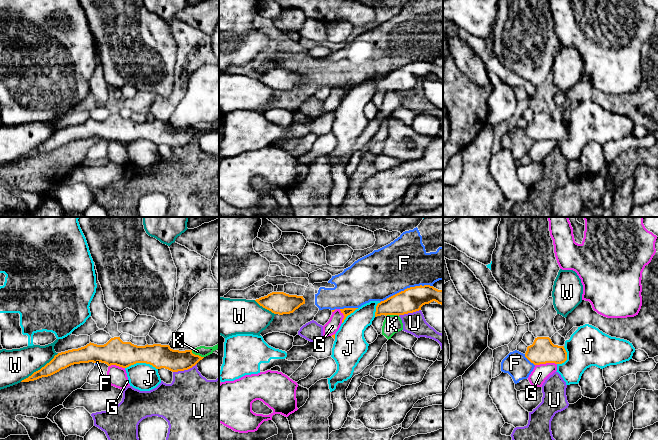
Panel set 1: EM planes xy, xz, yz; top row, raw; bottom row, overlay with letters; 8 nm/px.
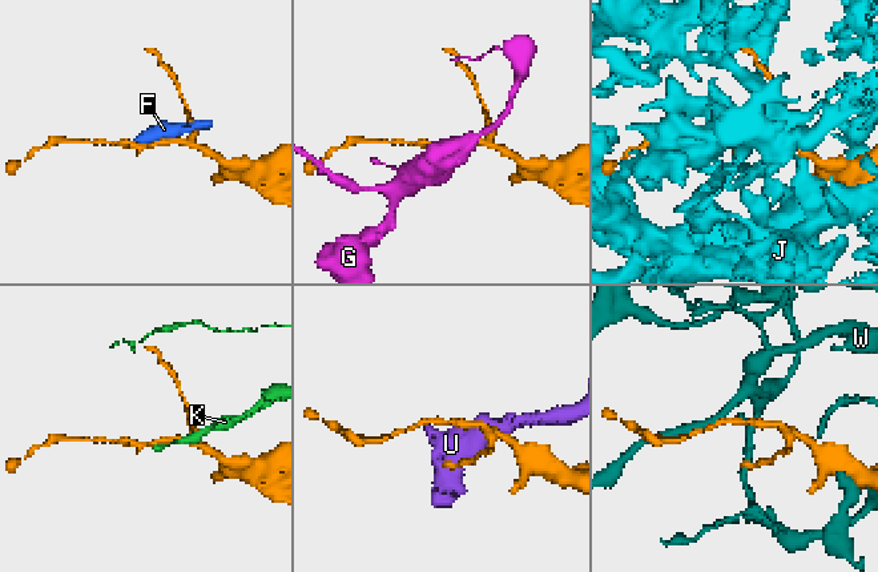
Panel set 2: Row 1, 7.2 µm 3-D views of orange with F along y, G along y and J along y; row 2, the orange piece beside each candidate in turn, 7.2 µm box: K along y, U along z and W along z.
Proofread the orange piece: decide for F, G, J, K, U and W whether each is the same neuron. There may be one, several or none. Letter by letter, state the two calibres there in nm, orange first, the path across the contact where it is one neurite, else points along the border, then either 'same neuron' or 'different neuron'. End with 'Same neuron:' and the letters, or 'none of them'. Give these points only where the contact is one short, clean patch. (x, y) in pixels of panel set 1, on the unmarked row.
F: calibres 200 and 400 nm; different neuron
G: calibres 200 and 140 nm; border yz (556, 139), (540, 139), (535, 141); different neuron
J: calibres 200 and 220 nm; different neuron
K: calibres 180 and 90 nm; different neuron
U: calibres 190 and 400 nm; different neuron
W: calibres 130 and 260 nm; different neuron
Same neuron: none of them

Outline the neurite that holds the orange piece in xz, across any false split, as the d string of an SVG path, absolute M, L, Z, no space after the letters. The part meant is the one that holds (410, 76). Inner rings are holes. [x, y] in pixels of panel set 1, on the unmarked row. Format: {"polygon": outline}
{"polygon": "M430 61L410 63L378 79L375 93L413 89L433 77L443 81L443 66Z"}

